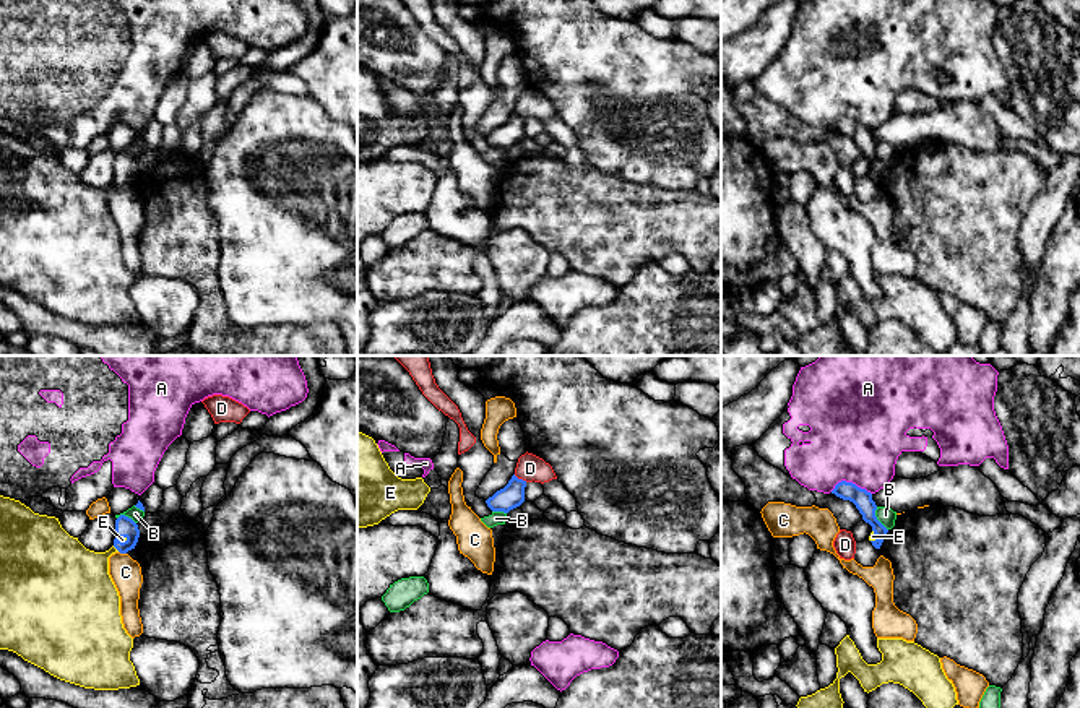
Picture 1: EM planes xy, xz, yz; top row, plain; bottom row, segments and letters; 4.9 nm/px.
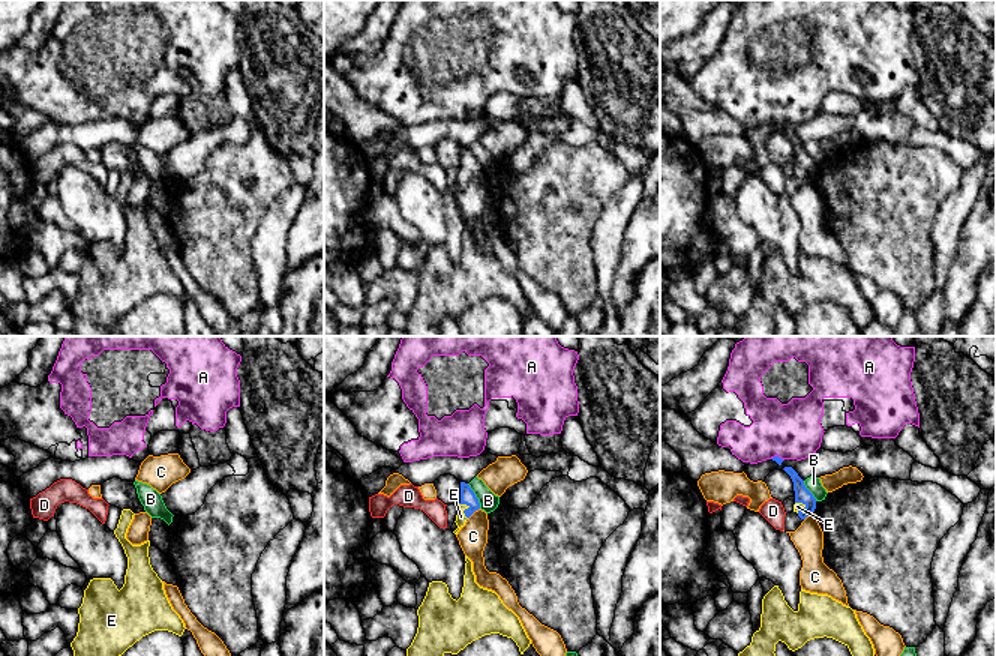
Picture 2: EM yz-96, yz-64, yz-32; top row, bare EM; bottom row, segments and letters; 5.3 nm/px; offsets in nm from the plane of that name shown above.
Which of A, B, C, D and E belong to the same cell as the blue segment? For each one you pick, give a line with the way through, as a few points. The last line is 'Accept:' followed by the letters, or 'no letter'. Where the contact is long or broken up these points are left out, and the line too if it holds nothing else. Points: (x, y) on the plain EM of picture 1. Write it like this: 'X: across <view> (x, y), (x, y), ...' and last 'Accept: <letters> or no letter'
E: across xy (125, 163), (116, 184), (77, 216)
Accept: E

